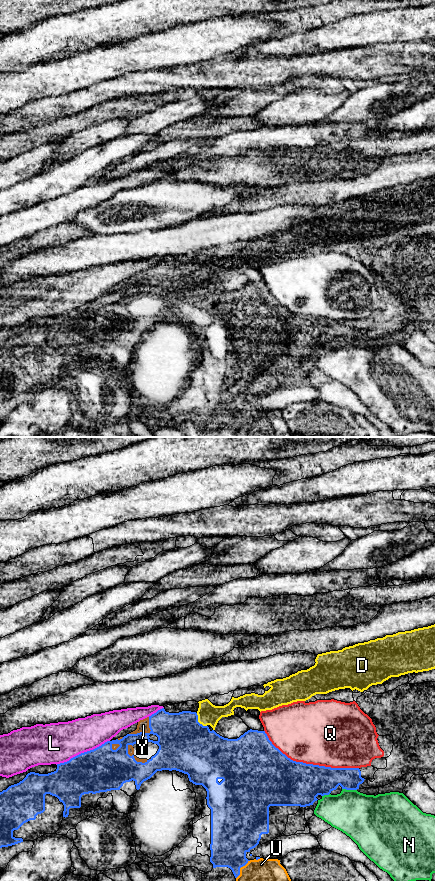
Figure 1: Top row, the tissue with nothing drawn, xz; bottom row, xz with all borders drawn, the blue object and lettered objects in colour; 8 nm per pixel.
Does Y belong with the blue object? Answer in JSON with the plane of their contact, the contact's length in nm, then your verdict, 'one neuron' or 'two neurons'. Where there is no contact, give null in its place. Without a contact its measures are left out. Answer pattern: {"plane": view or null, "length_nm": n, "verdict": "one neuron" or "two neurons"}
{"plane": "xz", "length_nm": 220, "verdict": "two neurons"}

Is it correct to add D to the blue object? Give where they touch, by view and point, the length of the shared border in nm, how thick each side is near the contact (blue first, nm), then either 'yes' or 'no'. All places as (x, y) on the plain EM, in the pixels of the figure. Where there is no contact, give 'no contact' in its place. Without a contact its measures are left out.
contact xz (197, 273); length 140 nm; calibres 420 and 180 nm; no

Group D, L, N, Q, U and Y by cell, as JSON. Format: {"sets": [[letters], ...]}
{"sets": [["D", "Y"], ["L"], ["N"], ["Q"], ["U"]]}

